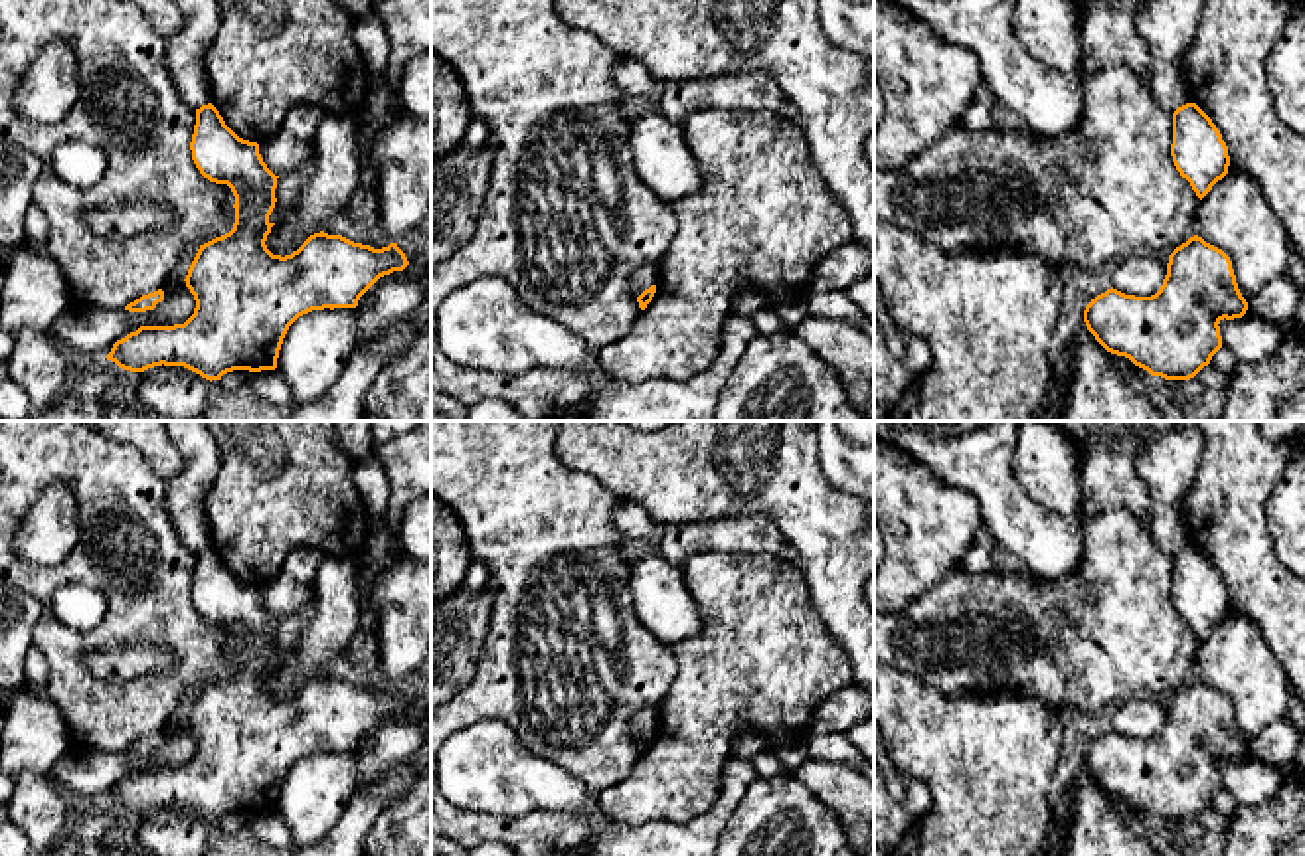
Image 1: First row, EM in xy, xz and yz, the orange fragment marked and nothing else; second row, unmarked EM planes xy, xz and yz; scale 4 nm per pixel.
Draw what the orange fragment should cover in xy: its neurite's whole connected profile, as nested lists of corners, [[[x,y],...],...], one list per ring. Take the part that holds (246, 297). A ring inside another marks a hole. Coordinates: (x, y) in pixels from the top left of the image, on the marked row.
[[[208,103],[196,109],[190,150],[204,178],[231,188],[235,223],[229,233],[200,245],[188,269],[184,281],[196,300],[194,314],[184,324],[140,326],[117,340],[105,358],[119,368],[144,372],[162,364],[184,366],[210,382],[233,370],[275,370],[283,338],[299,316],[324,308],[356,308],[380,277],[409,265],[397,243],[374,249],[324,231],[310,235],[291,255],[273,255],[265,241],[275,225],[269,215],[277,202],[279,176],[263,162],[259,144],[239,138]]]

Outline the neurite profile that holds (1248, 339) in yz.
[[[1258,316],[1220,320],[1222,348],[1240,364],[1262,362],[1271,356],[1283,342],[1287,326]]]

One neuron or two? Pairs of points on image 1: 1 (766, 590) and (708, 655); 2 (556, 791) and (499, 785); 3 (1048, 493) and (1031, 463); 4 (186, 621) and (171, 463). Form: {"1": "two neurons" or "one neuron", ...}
{"1": "one neuron", "2": "one neuron", "3": "one neuron", "4": "two neurons"}

